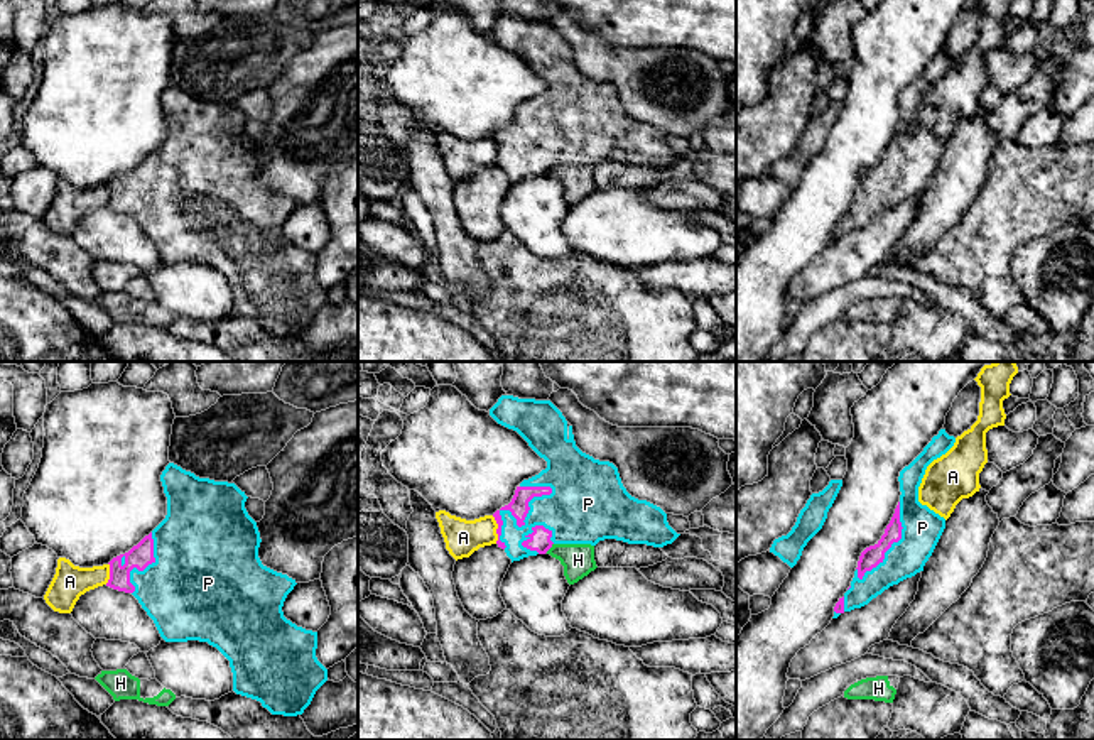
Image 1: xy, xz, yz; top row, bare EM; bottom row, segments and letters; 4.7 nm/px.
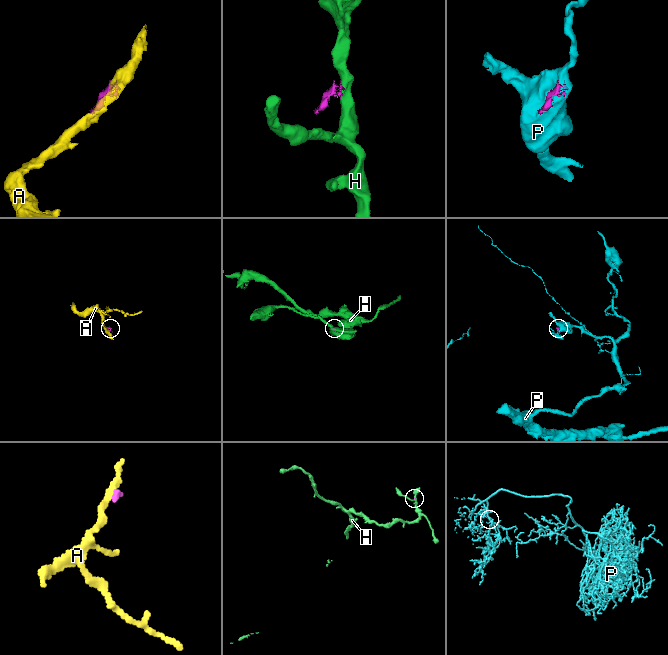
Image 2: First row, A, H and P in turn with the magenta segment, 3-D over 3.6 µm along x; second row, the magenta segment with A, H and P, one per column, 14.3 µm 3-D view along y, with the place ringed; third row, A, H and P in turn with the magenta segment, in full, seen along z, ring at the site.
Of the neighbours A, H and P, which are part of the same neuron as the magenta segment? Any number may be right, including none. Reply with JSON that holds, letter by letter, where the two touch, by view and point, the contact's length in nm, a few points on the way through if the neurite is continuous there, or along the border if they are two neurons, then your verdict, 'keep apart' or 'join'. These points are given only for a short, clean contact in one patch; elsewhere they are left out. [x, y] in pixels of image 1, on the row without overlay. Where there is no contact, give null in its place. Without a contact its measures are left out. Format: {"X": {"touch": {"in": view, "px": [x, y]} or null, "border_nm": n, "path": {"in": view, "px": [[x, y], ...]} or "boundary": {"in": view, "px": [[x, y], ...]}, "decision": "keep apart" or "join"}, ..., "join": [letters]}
{"A": {"touch": {"in": "xz", "px": [497, 151]}, "border_nm": 140, "decision": "keep apart"}, "H": {"touch": {"in": "xz", "px": [549, 169]}, "border_nm": 60, "boundary": {"in": "xz", "px": [[552, 164], [546, 173]]}, "decision": "keep apart"}, "P": {"touch": {"in": "xz", "px": [517, 144]}, "border_nm": 380, "decision": "join"}, "join": ["P"]}

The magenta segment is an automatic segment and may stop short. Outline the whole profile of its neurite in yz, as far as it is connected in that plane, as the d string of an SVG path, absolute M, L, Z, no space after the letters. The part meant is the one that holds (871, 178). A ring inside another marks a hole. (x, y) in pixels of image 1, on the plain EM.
M940 51L900 93L902 117L895 135L881 161L861 174L851 208L836 225L832 240L868 226L890 208L923 193L945 150L945 140L918 123L918 108L927 88L954 64L956 59Z

